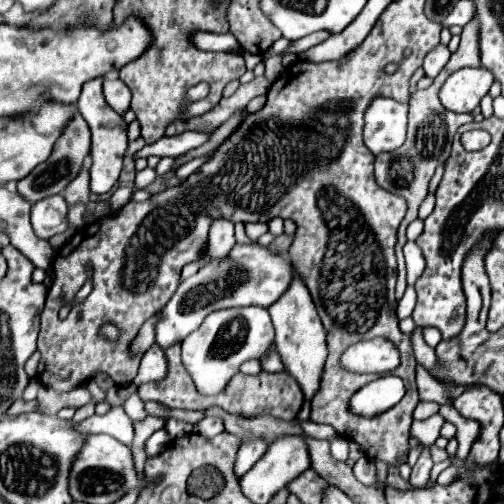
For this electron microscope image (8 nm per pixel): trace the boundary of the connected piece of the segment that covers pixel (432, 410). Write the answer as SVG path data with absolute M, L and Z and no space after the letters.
M420 402L418 406L416 406L416 410L414 410L414 420L426 420L426 418L430 418L432 414L436 414L440 410L440 406L438 404L432 404L432 402Z

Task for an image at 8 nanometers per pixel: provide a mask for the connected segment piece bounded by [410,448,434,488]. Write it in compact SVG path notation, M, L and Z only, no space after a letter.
M424 448L424 450L422 450L422 456L418 458L416 466L412 468L410 484L416 486L416 488L422 488L422 486L428 482L428 478L430 478L432 466L434 466L434 462L432 462L432 458L430 458L430 452L428 452L428 448Z

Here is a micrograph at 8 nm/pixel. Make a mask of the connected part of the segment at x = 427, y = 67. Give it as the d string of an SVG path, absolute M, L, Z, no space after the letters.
M438 44L436 50L428 52L428 56L424 58L424 72L430 78L436 78L440 74L440 70L446 66L446 62L450 60L450 50L444 44Z

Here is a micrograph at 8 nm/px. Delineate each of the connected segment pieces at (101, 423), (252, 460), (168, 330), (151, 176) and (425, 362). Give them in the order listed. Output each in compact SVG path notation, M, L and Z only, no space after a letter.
M114 406L110 408L104 416L90 416L88 420L78 424L80 432L90 432L90 434L108 434L116 440L120 440L122 444L130 444L134 438L134 428L132 428L132 420L128 418L128 414L124 412L122 406Z
M260 438L250 440L250 442L242 442L242 448L238 450L238 456L234 462L236 478L242 478L264 456L264 452L266 452L266 444Z
M258 242L234 244L234 248L224 258L212 258L194 276L186 278L178 286L172 300L160 312L162 320L156 324L156 344L160 348L168 348L176 340L184 340L214 310L232 306L268 308L290 288L292 278L294 266L288 256L278 254L268 246L260 246Z
M146 168L146 170L141 170L136 173L136 180L134 180L134 186L136 186L136 190L142 190L142 188L146 188L146 186L150 186L154 180L158 178L158 174L156 174L156 170L152 170L152 168Z
M416 328L416 330L412 332L412 342L414 342L416 360L418 360L426 370L430 370L430 368L438 362L438 358L436 358L434 348L430 348L430 346L424 342L424 338L422 338L422 328Z

